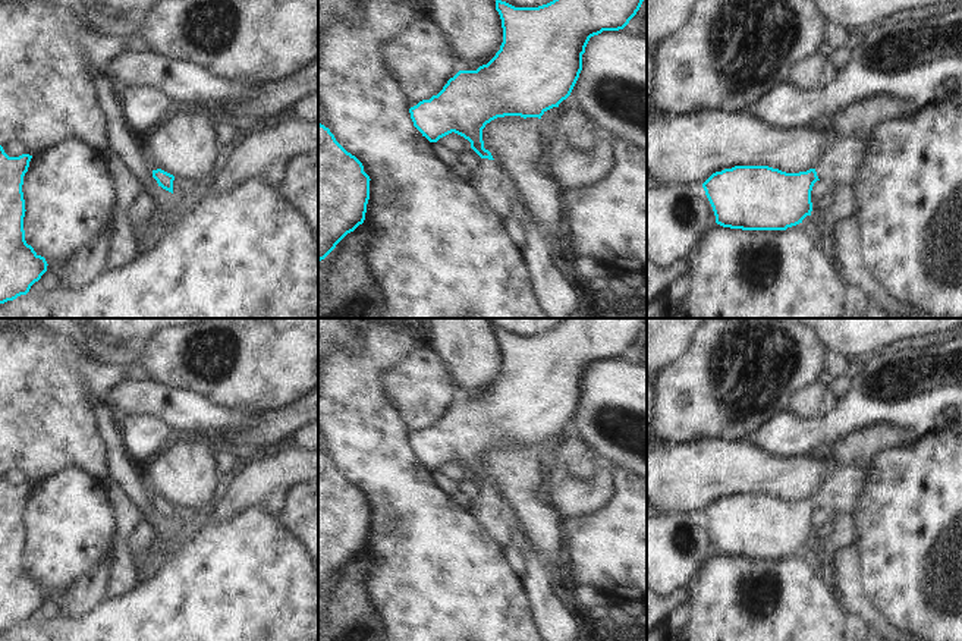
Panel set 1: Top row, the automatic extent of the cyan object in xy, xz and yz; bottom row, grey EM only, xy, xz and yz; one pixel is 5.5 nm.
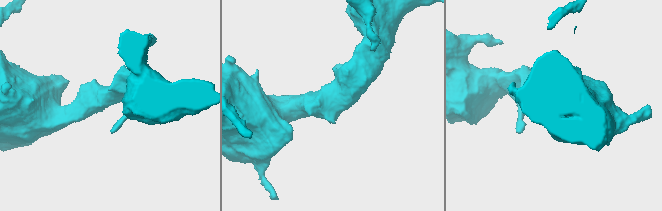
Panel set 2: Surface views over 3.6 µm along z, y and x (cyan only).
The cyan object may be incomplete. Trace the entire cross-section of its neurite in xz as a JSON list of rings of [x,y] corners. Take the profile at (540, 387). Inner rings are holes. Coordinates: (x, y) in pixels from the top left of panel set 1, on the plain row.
[[[563,318],[553,330],[538,336],[515,336],[506,330],[496,329],[496,339],[502,348],[503,371],[496,384],[477,399],[459,399],[447,409],[443,418],[430,428],[422,428],[409,437],[414,455],[430,471],[455,461],[471,471],[471,477],[481,486],[478,494],[471,497],[469,513],[481,527],[485,535],[499,547],[506,550],[512,547],[510,528],[516,527],[516,519],[510,506],[502,494],[493,487],[491,481],[484,477],[482,458],[497,446],[521,444],[538,446],[566,428],[582,399],[582,383],[591,365],[603,359],[623,358],[636,343],[642,333],[642,318]]]

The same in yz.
[[[836,465],[815,497],[786,502],[768,494],[735,494],[713,502],[702,516],[717,553],[786,559],[811,544],[811,519],[817,509],[853,515],[868,486],[868,469]]]

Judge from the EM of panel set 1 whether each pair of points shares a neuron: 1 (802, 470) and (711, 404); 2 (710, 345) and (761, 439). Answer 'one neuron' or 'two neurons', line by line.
1: two neurons
2: two neurons

